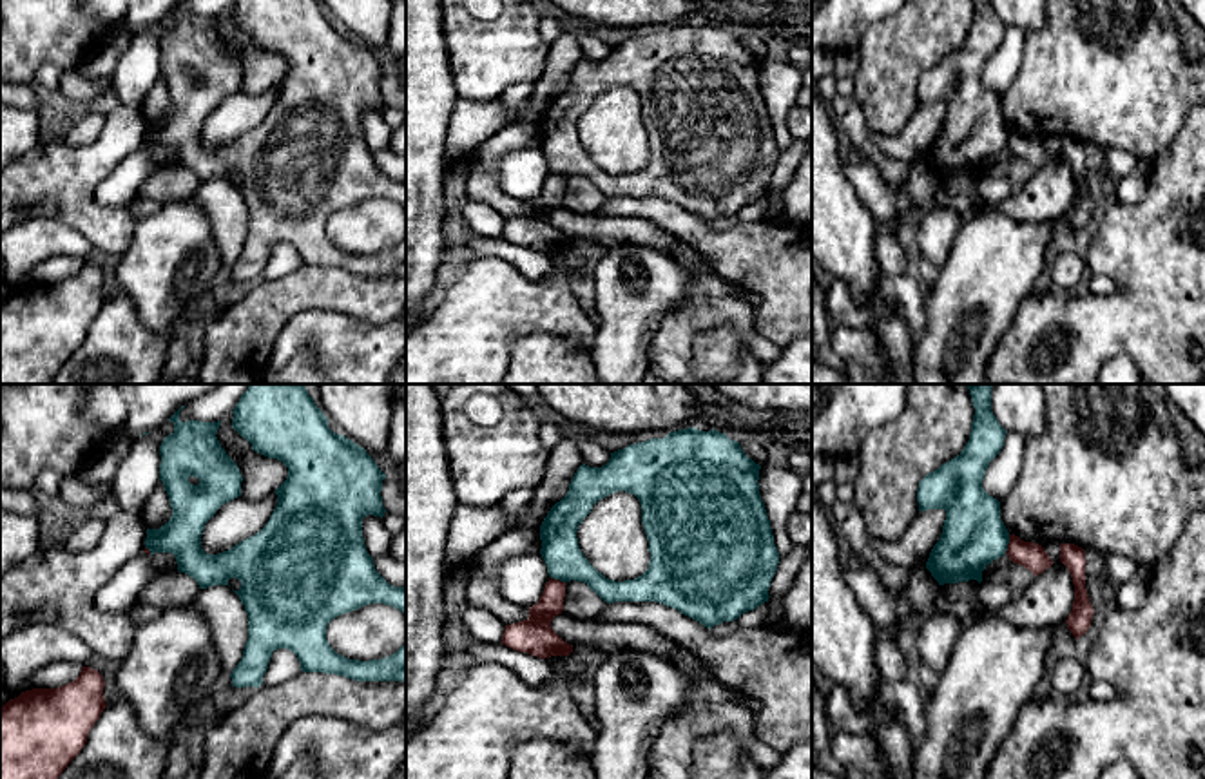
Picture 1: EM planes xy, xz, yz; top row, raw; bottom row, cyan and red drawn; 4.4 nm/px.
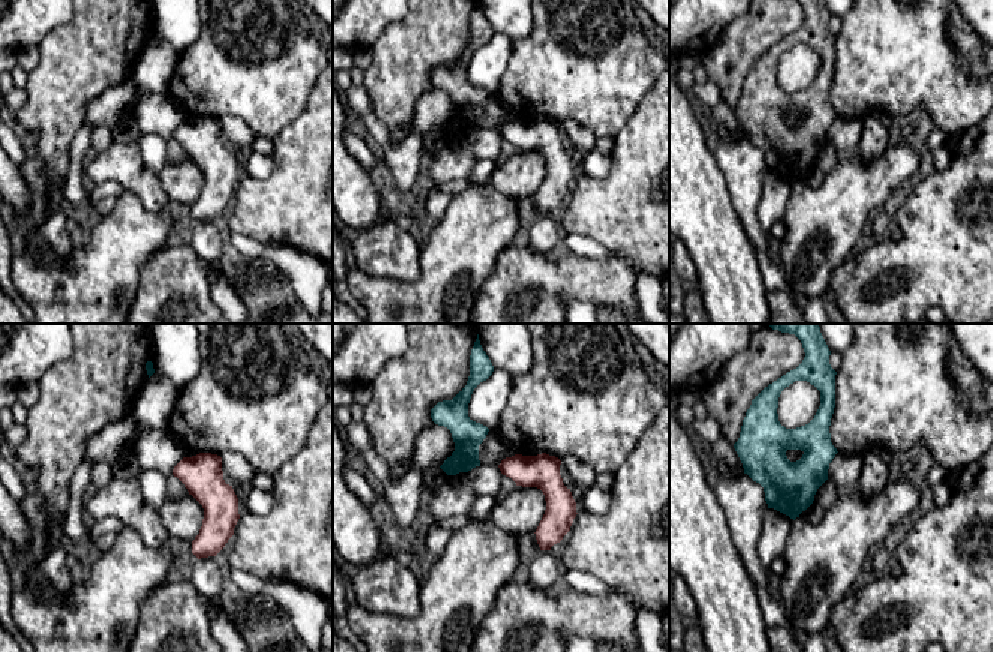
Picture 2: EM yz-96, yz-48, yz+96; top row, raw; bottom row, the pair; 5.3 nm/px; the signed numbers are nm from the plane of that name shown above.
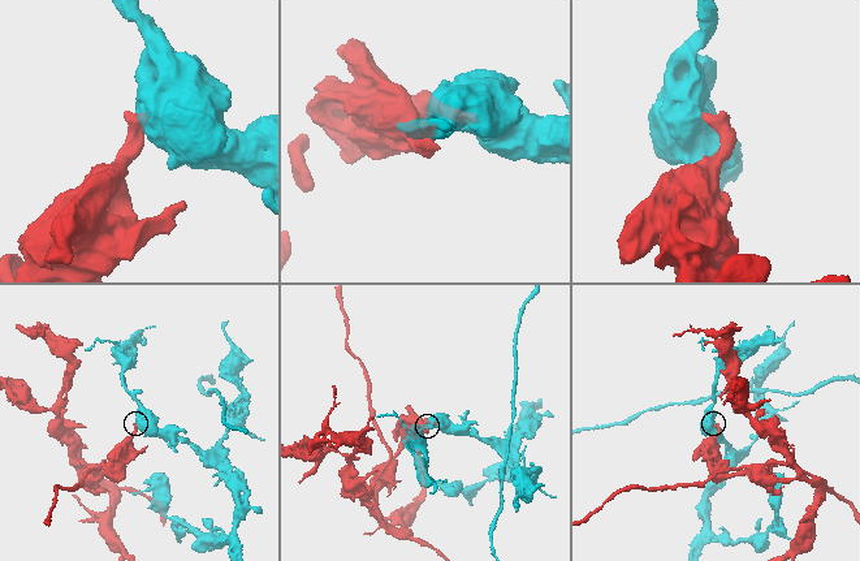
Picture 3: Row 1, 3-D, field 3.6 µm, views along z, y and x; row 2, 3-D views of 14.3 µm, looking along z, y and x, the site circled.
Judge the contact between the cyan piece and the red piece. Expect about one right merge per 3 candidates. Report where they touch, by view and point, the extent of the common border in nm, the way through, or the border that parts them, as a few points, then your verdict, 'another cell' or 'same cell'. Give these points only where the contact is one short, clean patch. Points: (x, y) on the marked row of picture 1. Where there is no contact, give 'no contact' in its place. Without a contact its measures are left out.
yz (1008, 542) | 90 nm | along yz (1010, 535), (1004, 553) | another cell

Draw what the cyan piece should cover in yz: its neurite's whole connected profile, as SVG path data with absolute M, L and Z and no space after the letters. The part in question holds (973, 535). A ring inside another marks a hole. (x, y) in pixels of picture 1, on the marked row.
M968 384L975 408L969 440L955 458L919 482L919 511L946 511L940 540L926 562L939 585L980 583L982 571L1007 551L1009 533L1000 520L1000 502L982 487L1007 433L991 411L991 388Z

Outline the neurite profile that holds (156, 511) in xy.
M159 480L158 487L149 495L141 511L138 513L145 529L159 529L172 516L172 507L163 482Z

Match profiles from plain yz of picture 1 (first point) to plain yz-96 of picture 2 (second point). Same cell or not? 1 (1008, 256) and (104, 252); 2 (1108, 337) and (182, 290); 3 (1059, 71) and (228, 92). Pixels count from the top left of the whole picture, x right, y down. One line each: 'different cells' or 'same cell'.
1: same cell
2: same cell
3: same cell

